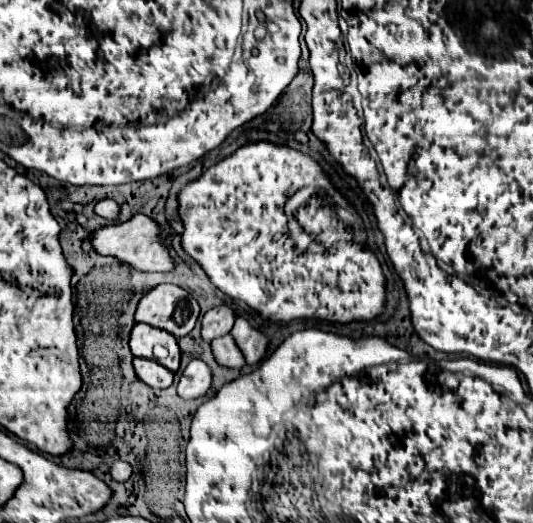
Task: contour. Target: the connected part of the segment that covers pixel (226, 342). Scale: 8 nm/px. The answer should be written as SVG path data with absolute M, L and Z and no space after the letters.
M223 335L219 339L213 339L213 353L215 359L219 361L219 365L231 367L231 369L241 369L245 365L243 359L243 351L239 351L235 339L231 339L231 335Z

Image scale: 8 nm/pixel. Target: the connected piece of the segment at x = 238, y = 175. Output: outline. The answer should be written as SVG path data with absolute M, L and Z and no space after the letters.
M265 141L237 149L207 169L197 181L183 187L179 195L179 213L185 223L183 249L201 263L209 279L225 295L245 301L267 319L317 317L349 323L377 317L385 303L381 265L361 243L351 243L351 231L343 227L319 197L311 199L311 209L299 209L295 217L327 251L323 255L295 253L287 235L283 207L295 191L307 185L323 185L339 205L353 211L309 155Z

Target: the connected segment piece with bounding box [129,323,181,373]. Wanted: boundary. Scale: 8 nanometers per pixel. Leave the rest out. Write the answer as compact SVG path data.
M135 323L133 331L131 331L131 339L129 339L131 353L135 357L155 359L153 357L155 345L163 345L169 351L169 357L161 359L161 365L175 373L179 369L179 363L181 363L181 349L179 349L177 339L167 331L159 331L157 327L149 327L145 323Z

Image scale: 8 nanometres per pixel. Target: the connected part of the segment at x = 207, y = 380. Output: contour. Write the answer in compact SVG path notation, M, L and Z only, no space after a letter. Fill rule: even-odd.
M193 359L187 369L183 371L181 375L181 381L179 381L179 395L183 399L195 399L195 397L201 397L203 393L207 393L207 389L211 387L211 369L209 365L203 361L203 359Z

